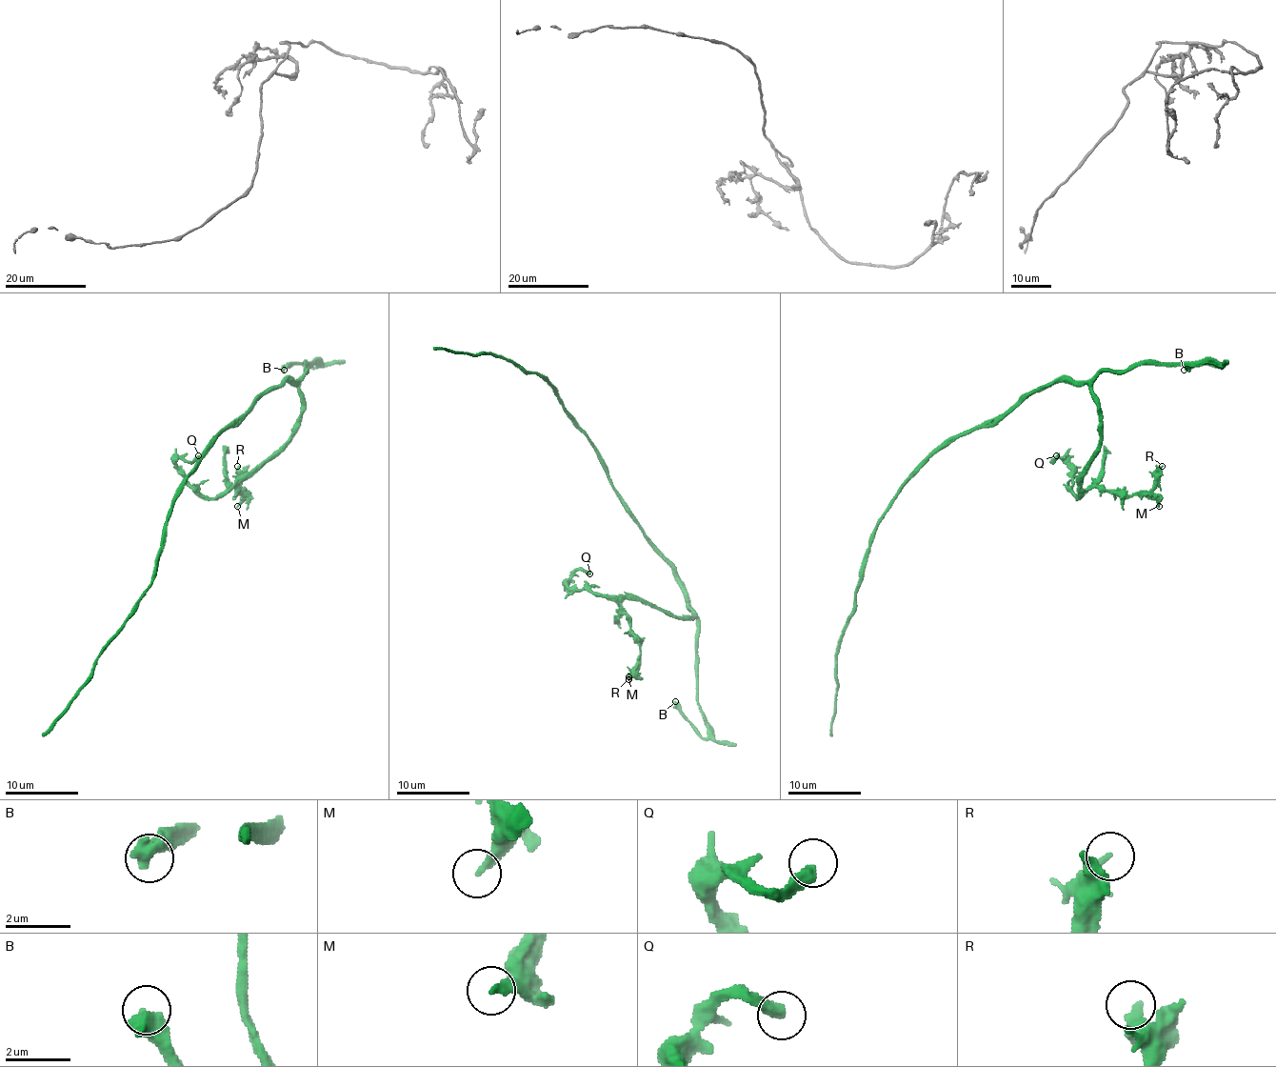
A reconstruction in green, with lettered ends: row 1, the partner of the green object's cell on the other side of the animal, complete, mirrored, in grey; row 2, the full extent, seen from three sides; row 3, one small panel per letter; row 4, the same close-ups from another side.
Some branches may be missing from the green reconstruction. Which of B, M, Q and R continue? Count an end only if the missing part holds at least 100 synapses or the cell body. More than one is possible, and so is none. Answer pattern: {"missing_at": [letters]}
{"missing_at": ["B"]}

